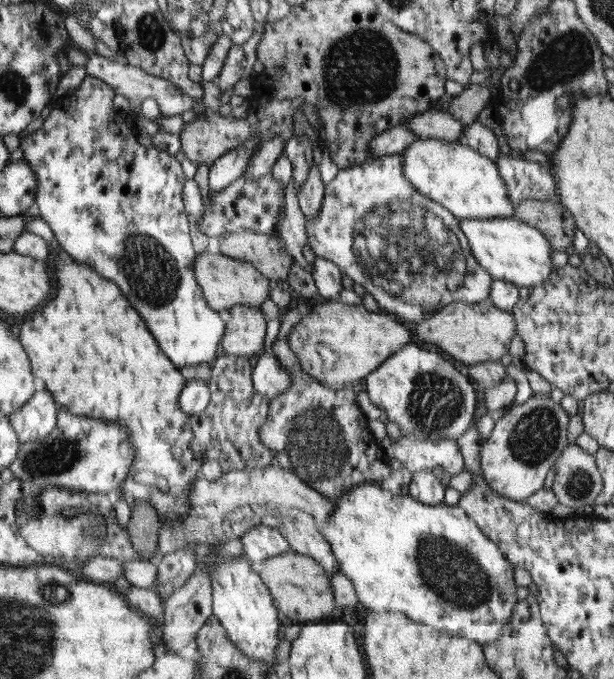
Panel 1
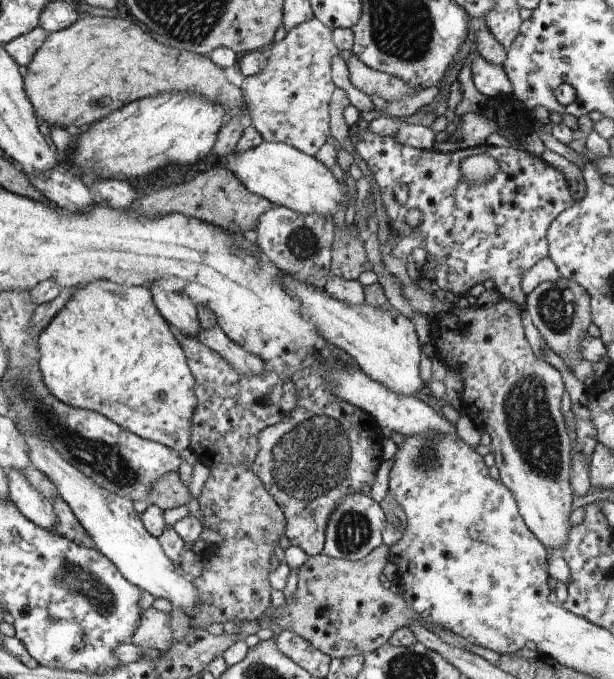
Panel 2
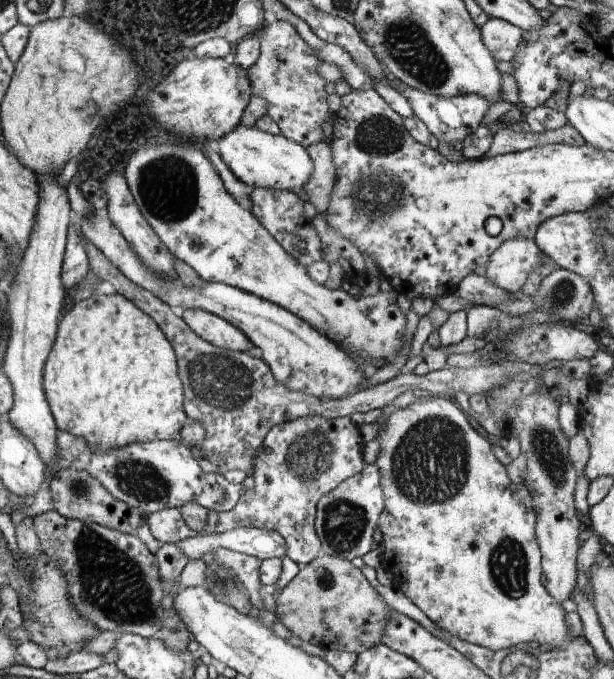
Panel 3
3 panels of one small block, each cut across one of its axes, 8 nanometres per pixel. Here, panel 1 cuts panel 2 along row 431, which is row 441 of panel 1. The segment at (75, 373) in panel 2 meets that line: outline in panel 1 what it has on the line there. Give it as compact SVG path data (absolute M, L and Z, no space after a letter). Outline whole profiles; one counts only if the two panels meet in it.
M55 257L56 267L56 296L44 306L40 308L40 312L34 312L34 316L30 321L26 321L20 326L20 342L24 345L24 350L30 356L31 368L34 370L34 376L42 378L44 380L45 388L51 393L53 400L58 407L63 407L66 411L69 411L75 416L101 420L102 423L111 423L118 427L125 427L129 436L127 440L130 442L132 449L136 449L136 456L134 463L130 467L128 475L124 478L124 481L120 483L120 490L112 494L113 498L122 496L128 506L132 508L134 502L138 500L144 500L144 502L150 502L156 512L159 513L159 521L164 522L182 522L186 518L186 514L190 512L190 501L188 501L188 492L192 488L192 484L197 482L197 479L201 476L201 469L203 462L195 455L195 451L191 448L192 443L192 430L190 424L180 424L180 422L186 422L188 420L188 414L180 409L179 397L181 396L182 388L186 384L184 376L178 372L178 368L174 368L175 363L167 356L167 353L159 347L158 341L155 339L154 334L147 326L147 322L140 316L139 312L132 306L132 302L124 296L124 292L120 290L120 287L116 282L112 280L106 280L106 278L100 276L98 272L94 272L90 266L86 264L80 264L76 262L74 258L66 258L62 260L60 257Z

